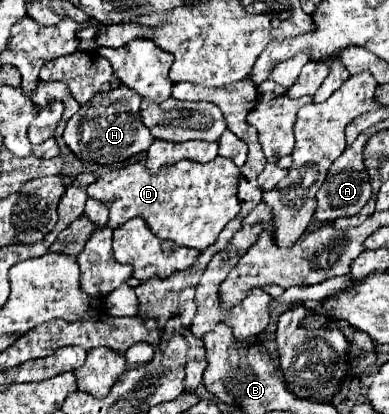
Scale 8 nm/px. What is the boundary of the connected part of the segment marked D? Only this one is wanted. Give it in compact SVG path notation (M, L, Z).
M216 157L208 165L180 161L180 165L164 169L164 173L148 173L146 165L136 161L104 173L86 189L86 193L88 197L108 205L110 229L118 229L126 221L142 217L160 239L170 239L180 247L192 247L198 251L214 245L220 231L240 213L240 203L236 197L236 165L224 157Z

